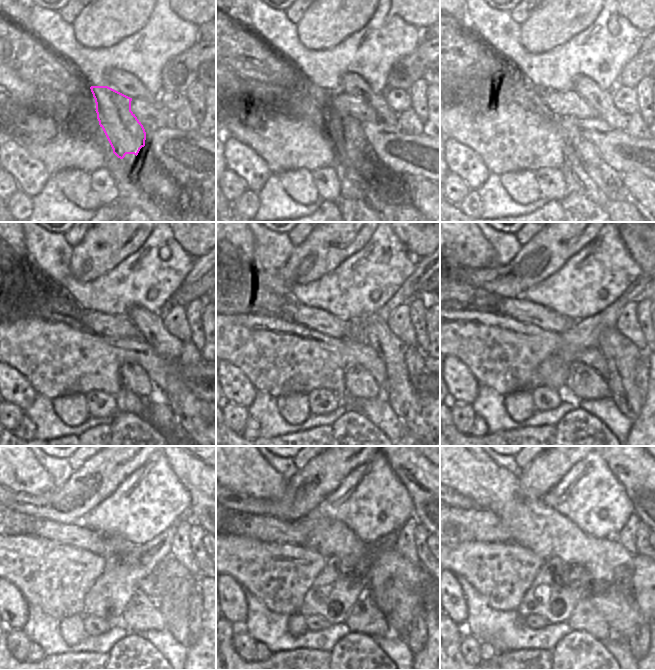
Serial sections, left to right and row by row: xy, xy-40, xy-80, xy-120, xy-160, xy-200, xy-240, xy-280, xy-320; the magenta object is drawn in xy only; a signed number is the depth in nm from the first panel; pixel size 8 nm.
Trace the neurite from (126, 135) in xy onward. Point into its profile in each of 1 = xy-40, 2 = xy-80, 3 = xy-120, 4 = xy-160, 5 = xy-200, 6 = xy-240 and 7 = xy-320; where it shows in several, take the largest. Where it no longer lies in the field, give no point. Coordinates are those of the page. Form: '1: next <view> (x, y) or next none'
1: next xy-40 (345, 132)
2: next xy-80 (585, 149)
3: next xy-120 (133, 377)
4: next xy-160 (359, 383)
5: next xy-200 (584, 383)
6: next xy-240 (141, 613)
7: next xy-320 (585, 617)

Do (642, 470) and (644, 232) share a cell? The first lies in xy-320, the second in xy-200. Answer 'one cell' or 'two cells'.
two cells

